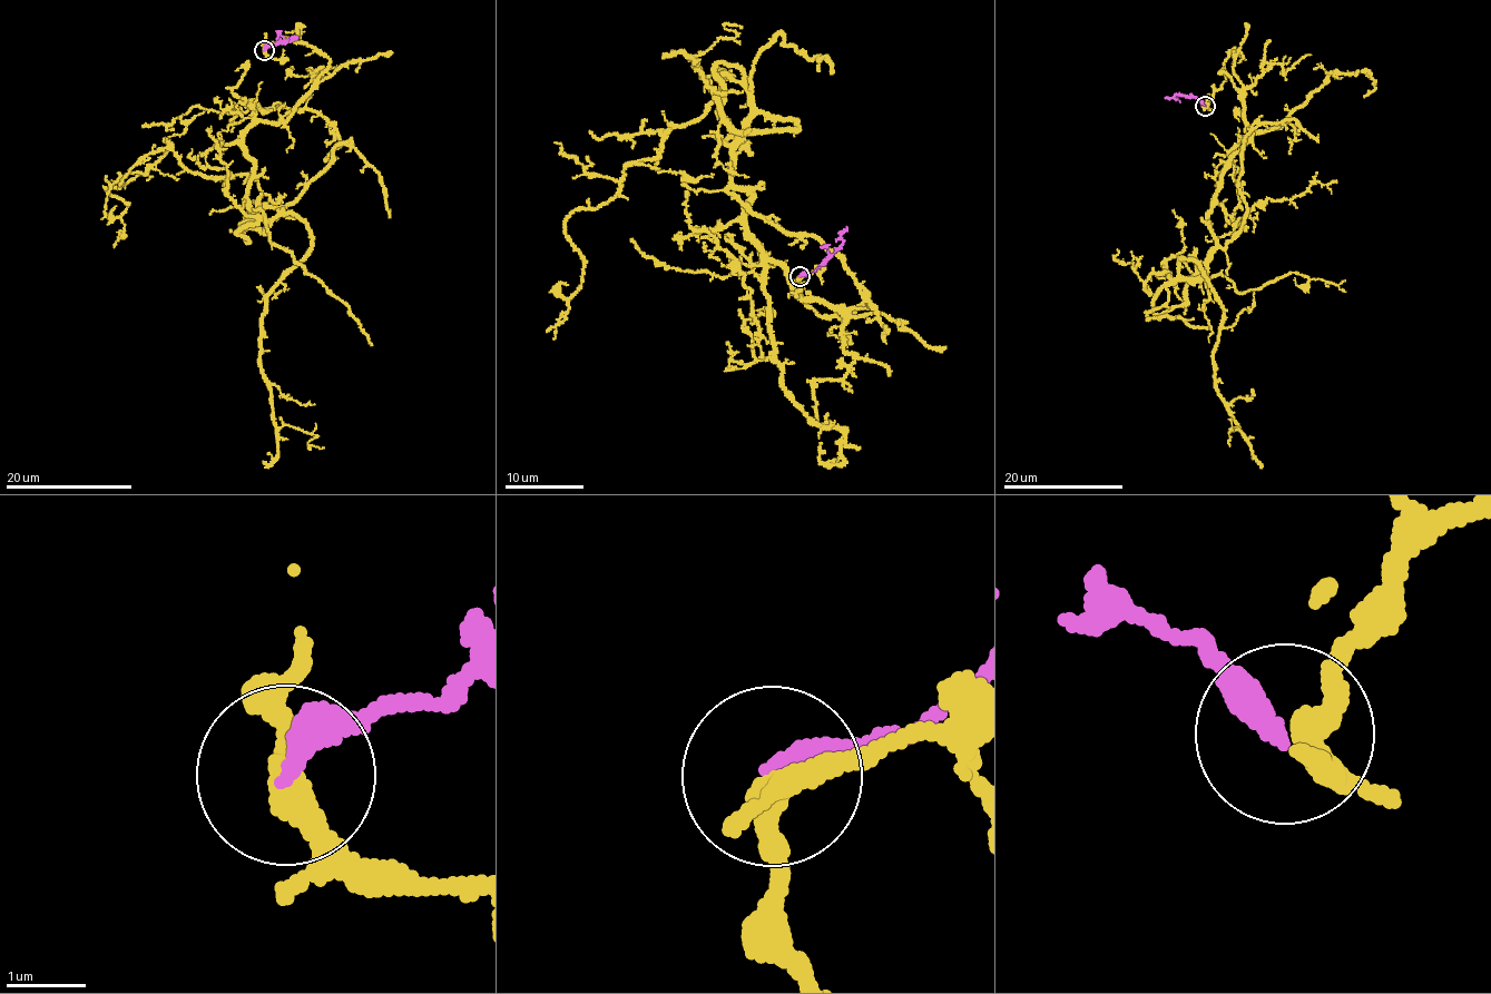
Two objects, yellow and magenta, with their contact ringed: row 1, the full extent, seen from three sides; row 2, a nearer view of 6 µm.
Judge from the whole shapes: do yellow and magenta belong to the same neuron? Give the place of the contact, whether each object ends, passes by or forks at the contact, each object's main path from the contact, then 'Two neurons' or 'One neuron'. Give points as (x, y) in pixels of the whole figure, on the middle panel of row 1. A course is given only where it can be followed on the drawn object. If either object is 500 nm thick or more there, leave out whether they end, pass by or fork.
Place: (800, 276). At the ring yellow passes by. At the ring magenta ends. Course of yellow: (800, 276), (822, 316), (871, 304), (802, 297), (751, 239), (751, 94), (719, 75), (574, 210), (553, 340). Course of magenta: (800, 276), (825, 264), (841, 244), (840, 237), (846, 226). Two neurons

